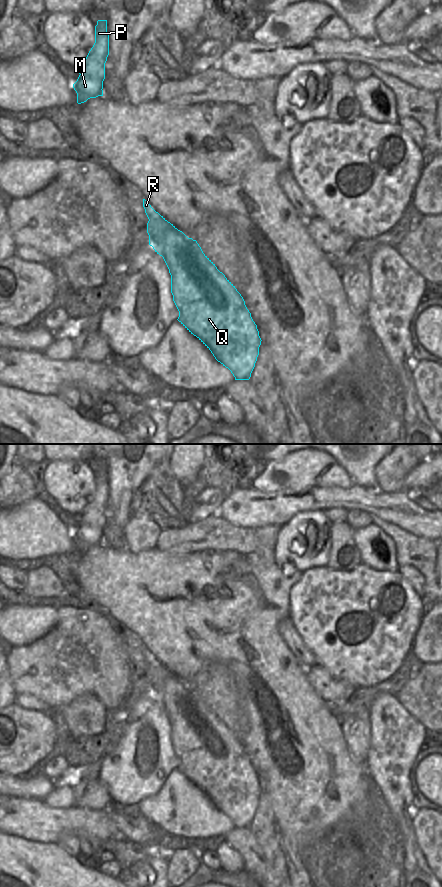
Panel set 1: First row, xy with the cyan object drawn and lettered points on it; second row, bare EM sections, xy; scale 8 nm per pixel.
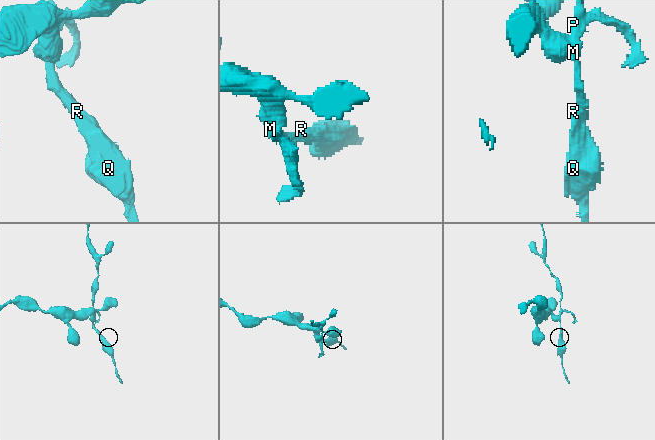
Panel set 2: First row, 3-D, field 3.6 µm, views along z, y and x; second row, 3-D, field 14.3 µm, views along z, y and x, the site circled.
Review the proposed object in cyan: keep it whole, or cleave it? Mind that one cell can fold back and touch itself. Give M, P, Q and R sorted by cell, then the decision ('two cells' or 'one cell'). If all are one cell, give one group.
groups M / P Q R; two cells

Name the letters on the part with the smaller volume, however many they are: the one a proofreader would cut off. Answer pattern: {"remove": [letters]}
{"remove": ["P", "Q", "R"]}

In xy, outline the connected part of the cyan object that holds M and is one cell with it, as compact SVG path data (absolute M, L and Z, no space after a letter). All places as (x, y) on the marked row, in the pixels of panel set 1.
M79 75L77 81L73 84L73 88L77 93L78 104L81 104L82 96L84 96L87 100L103 96L103 90L99 87L98 78L84 78Z

